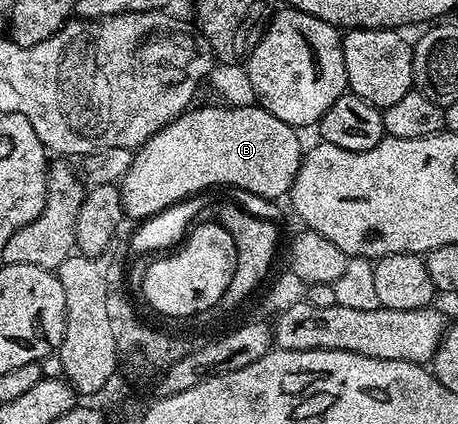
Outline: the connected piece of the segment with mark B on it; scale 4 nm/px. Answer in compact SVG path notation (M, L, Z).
M222 106L223 108L198 108L182 112L157 134L153 134L132 155L131 165L121 181L123 211L128 217L146 218L164 212L172 204L194 197L194 192L211 188L214 184L229 184L232 189L251 191L265 199L278 201L290 193L297 178L299 163L305 155L304 145L299 145L300 133L290 128L281 118L273 118L258 106Z

